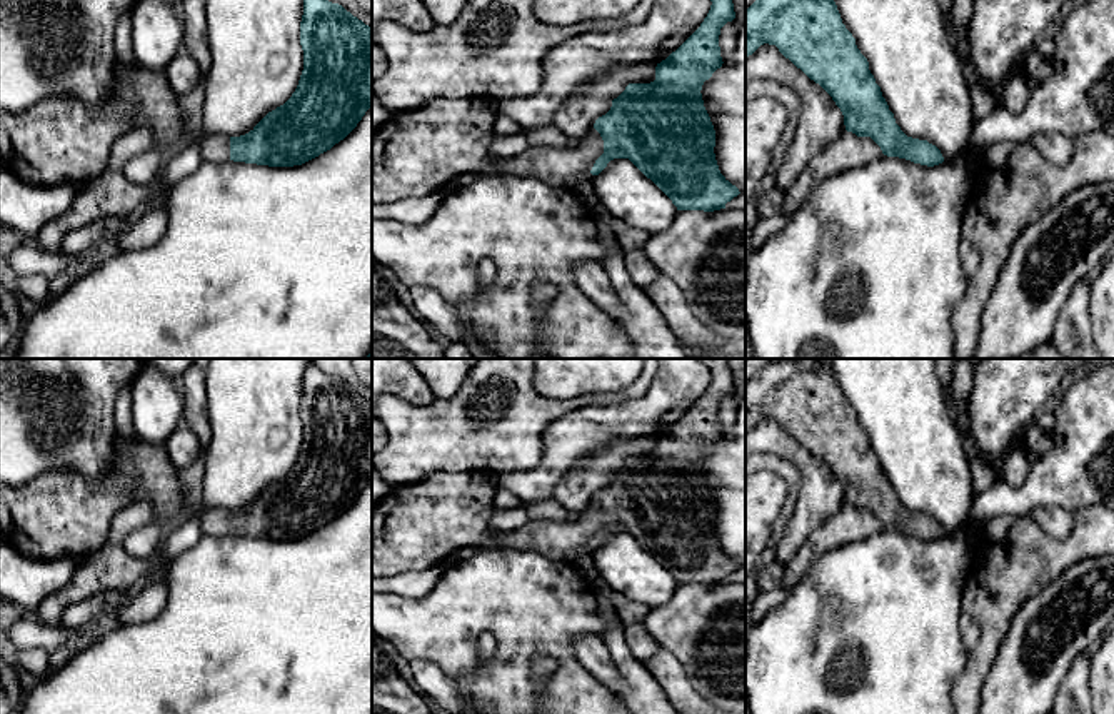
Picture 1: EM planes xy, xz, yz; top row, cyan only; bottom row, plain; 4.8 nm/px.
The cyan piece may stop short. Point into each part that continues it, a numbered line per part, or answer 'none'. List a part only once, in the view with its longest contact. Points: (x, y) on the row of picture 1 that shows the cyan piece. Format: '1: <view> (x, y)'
1: xz (421, 150)

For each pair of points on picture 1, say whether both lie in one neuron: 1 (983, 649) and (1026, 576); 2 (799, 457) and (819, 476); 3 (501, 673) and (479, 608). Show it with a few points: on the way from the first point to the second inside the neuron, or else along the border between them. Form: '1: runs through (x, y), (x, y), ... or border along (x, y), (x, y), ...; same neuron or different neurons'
1: runs through (993, 631), (993, 609), (1008, 594); same neuron
2: runs through (804, 461), (814, 471); same neuron
3: runs through (516, 661), (514, 643), (496, 624); same neuron

